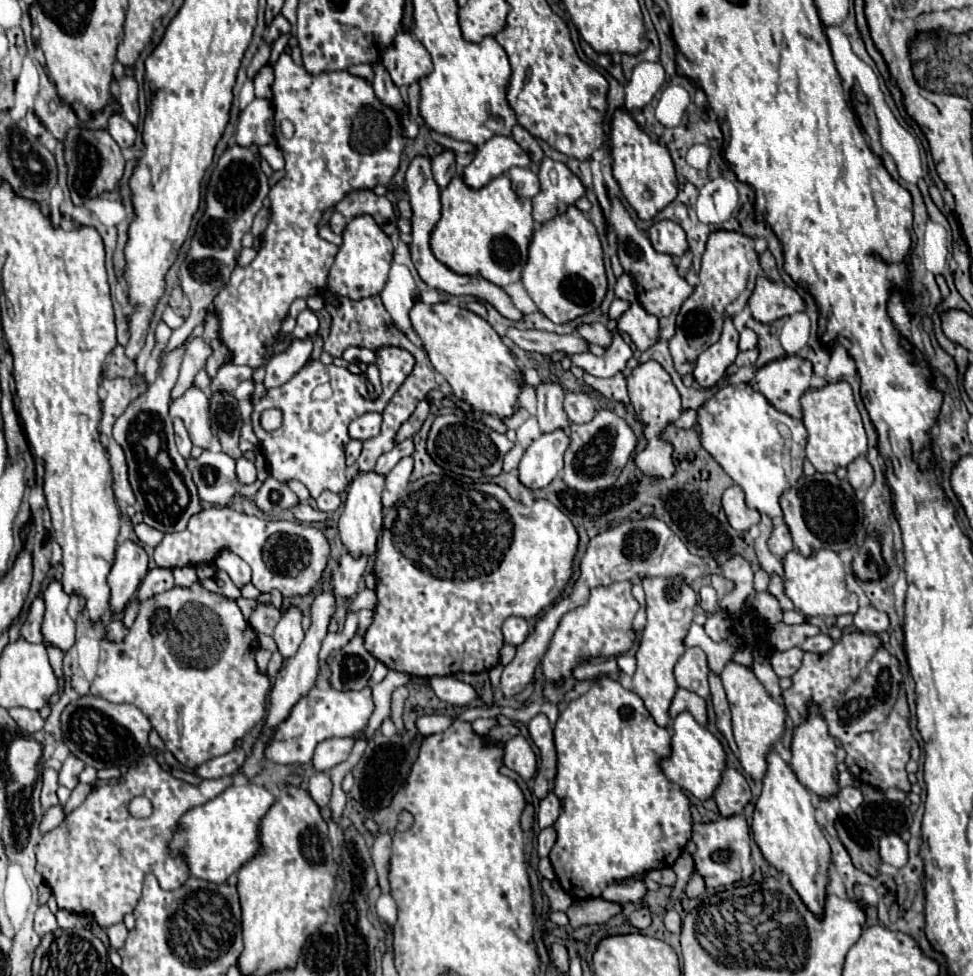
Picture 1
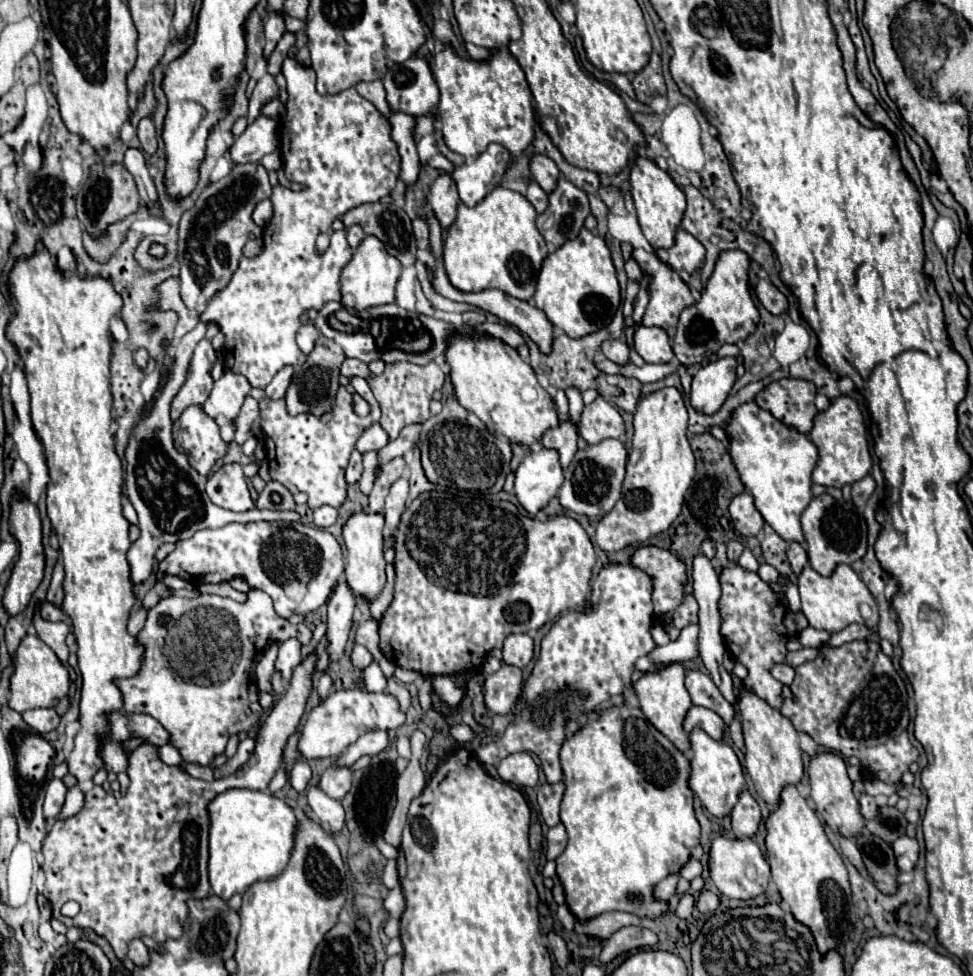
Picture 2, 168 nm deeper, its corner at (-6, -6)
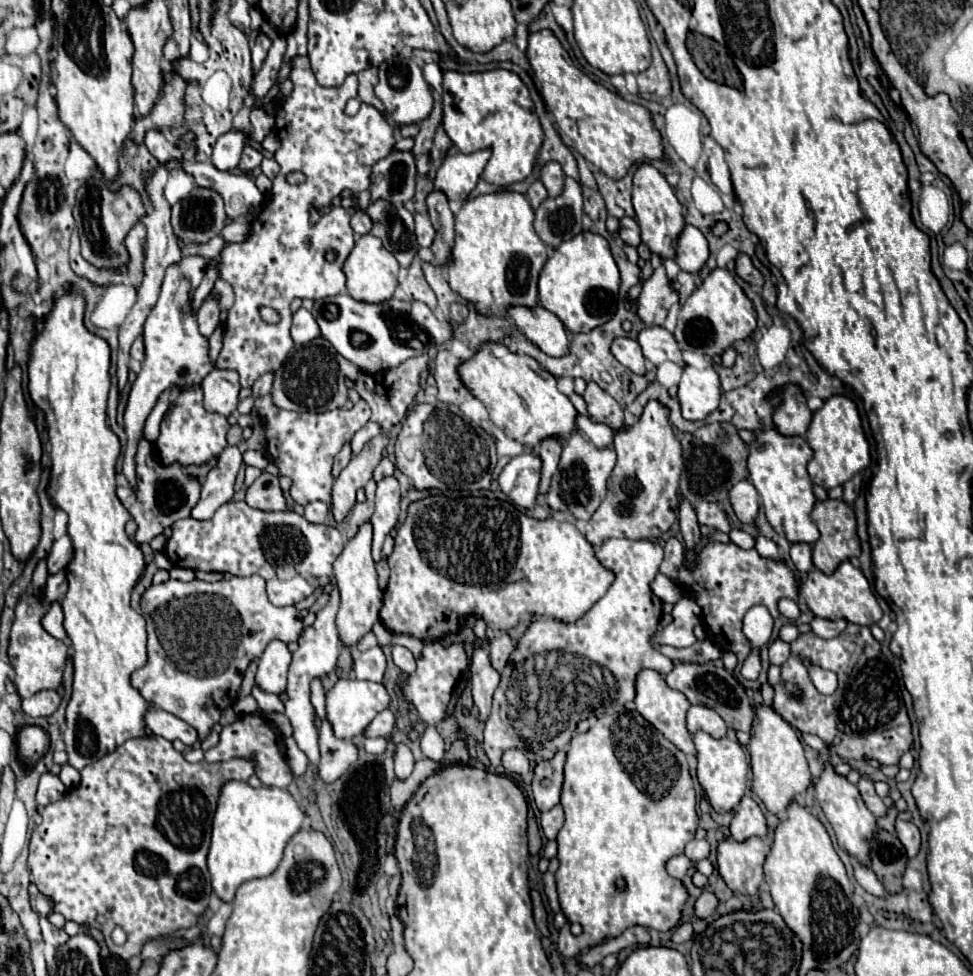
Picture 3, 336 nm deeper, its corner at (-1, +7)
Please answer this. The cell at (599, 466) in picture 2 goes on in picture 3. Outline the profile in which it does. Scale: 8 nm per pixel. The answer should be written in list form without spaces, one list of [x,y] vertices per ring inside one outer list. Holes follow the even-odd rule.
[[[574,429],[570,437],[564,441],[564,451],[558,471],[552,475],[548,505],[556,511],[570,513],[576,519],[588,521],[606,497],[606,481],[614,469],[614,463],[616,463],[616,451],[612,447],[598,449],[582,435],[580,429]]]

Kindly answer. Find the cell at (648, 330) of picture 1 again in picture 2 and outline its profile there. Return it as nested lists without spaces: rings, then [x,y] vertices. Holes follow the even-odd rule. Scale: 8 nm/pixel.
[[[639,326],[635,332],[635,350],[647,364],[665,364],[675,358],[669,336],[663,328]]]

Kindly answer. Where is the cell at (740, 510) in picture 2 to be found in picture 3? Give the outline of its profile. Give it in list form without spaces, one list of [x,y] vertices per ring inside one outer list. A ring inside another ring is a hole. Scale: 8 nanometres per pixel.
[[[748,479],[736,483],[730,489],[730,503],[732,503],[732,509],[734,509],[736,517],[742,523],[754,523],[754,519],[758,515],[758,509],[760,509],[760,495]]]

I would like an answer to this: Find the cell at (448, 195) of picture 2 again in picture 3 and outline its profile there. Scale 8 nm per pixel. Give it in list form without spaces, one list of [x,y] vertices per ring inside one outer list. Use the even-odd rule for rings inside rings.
[[[434,189],[426,197],[426,207],[430,221],[436,229],[436,237],[432,243],[432,251],[434,251],[432,263],[444,267],[448,263],[448,251],[452,249],[452,239],[454,239],[454,215],[446,195],[440,189]]]

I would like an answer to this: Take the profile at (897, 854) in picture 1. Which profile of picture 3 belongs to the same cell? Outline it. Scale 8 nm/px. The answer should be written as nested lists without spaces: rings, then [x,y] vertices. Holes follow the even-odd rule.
[[[898,819],[896,821],[896,837],[904,845],[906,855],[912,859],[920,849],[920,831],[918,831],[918,827],[914,823],[910,823],[910,821]]]

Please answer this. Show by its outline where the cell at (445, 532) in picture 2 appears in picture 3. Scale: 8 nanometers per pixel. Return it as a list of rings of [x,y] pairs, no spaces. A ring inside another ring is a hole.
[[[428,495],[408,505],[406,521],[394,537],[394,551],[388,557],[390,583],[384,591],[380,621],[390,633],[404,633],[420,641],[438,641],[462,629],[468,617],[482,617],[490,629],[512,629],[522,613],[548,615],[560,621],[576,621],[612,585],[612,571],[604,569],[592,545],[574,523],[534,519],[510,501],[468,495]]]

